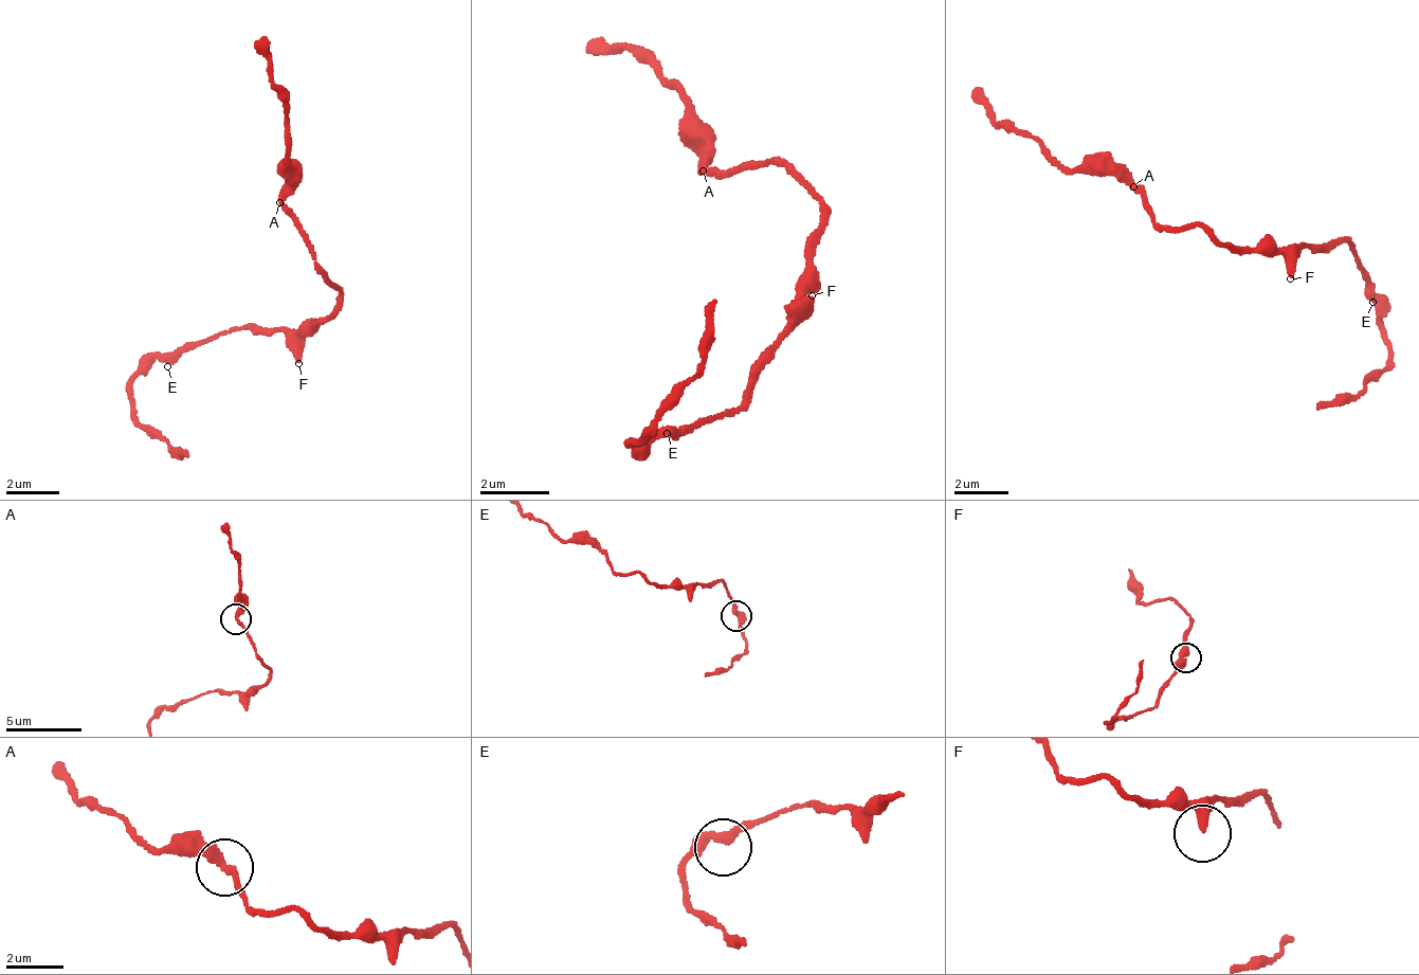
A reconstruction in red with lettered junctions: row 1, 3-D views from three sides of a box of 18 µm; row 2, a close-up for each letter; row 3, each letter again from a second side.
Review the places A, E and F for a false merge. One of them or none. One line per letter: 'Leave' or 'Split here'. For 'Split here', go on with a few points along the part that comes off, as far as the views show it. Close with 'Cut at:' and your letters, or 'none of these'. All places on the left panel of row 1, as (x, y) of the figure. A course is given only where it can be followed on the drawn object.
A: Leave
E: Leave
F: Leave
Cut at: none of these

